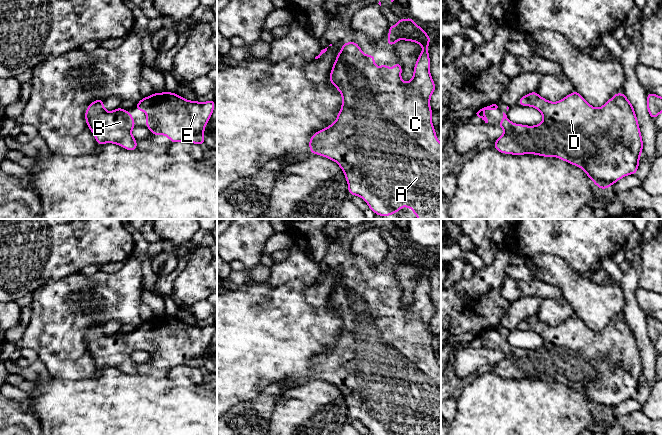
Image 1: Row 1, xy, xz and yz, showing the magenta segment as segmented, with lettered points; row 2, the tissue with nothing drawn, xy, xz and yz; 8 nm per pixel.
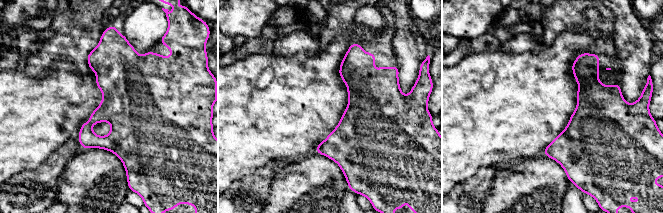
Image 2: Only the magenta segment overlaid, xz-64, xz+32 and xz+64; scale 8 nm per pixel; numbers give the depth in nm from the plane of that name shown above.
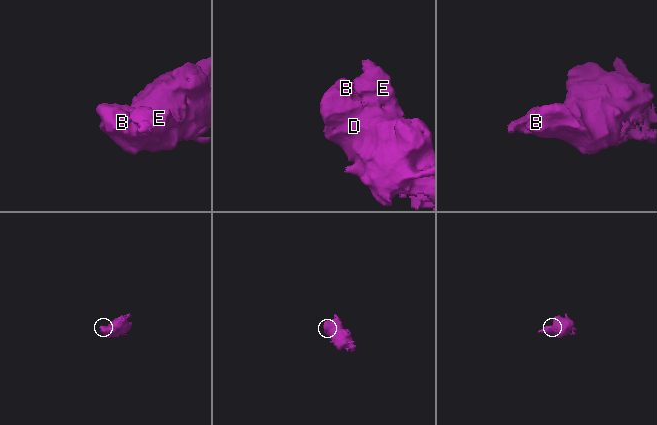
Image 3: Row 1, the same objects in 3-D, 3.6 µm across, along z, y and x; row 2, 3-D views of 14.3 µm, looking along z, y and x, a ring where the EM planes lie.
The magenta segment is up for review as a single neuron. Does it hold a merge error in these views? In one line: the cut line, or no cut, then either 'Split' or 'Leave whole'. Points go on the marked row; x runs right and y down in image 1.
No split. Leave whole

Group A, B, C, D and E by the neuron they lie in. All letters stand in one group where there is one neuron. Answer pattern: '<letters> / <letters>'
A B C D E

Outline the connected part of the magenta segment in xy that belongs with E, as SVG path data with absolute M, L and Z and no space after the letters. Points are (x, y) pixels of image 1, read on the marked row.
M171 92L153 93L136 104L137 111L146 112L146 127L153 135L165 135L171 143L188 142L204 146L204 129L214 111L215 101L189 101Z

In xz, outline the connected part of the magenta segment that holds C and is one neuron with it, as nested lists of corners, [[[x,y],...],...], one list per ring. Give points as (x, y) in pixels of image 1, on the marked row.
[[[410,16],[406,20],[398,18],[397,25],[390,25],[388,32],[387,43],[390,47],[399,39],[422,46],[413,78],[404,83],[399,62],[394,64],[393,69],[383,64],[377,68],[374,54],[364,54],[356,42],[342,43],[329,76],[330,83],[342,95],[342,107],[332,125],[312,135],[309,140],[310,153],[335,161],[345,174],[348,193],[363,198],[376,215],[391,216],[406,206],[413,210],[418,219],[441,219],[441,143],[432,124],[433,112],[430,107],[430,98],[436,88],[430,74],[428,52],[432,38]]]

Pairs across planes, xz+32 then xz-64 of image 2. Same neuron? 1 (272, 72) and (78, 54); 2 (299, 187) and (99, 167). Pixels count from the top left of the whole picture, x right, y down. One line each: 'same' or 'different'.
1: different
2: same

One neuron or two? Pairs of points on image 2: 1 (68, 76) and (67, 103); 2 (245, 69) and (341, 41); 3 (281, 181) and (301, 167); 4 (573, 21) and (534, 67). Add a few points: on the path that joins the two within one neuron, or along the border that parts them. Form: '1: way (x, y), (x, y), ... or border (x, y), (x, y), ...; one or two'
1: way (67, 83), (67, 96); one
2: way (269, 69), (314, 69), (318, 65); one
3: way (286, 181), (296, 172); one
4: border (588, 25), (583, 28), (568, 28), (558, 33); two

